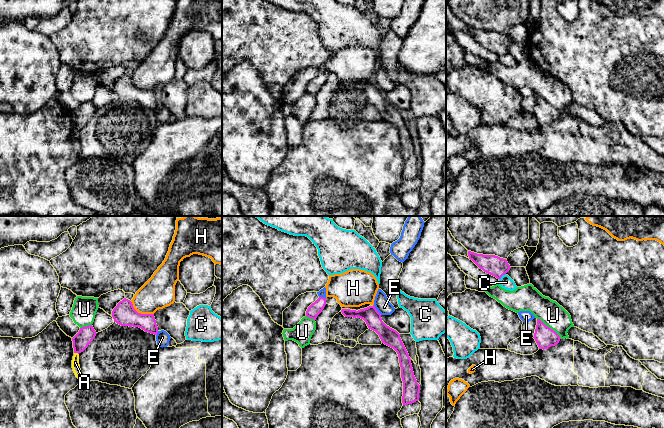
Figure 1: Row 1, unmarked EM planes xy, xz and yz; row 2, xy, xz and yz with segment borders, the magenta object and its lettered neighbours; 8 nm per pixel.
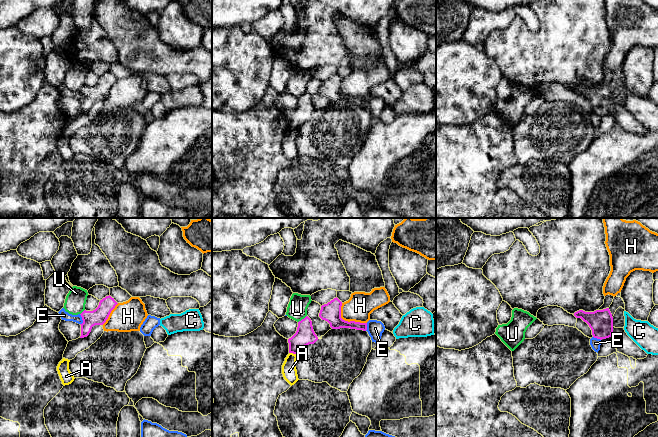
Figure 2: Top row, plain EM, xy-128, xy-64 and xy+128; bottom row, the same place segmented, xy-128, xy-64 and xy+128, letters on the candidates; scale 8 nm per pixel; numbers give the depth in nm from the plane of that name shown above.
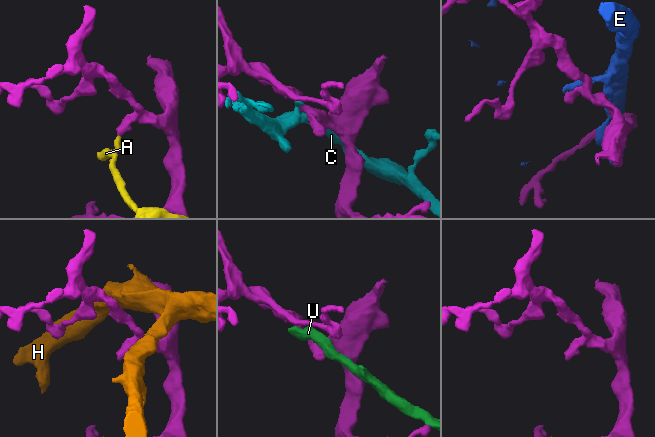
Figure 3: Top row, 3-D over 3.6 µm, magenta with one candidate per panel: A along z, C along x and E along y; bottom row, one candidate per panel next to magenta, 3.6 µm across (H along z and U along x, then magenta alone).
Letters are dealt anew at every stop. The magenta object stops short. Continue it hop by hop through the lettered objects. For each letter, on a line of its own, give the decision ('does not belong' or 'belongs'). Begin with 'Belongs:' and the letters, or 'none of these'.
Belongs: none of these
A: does not belong
C: does not belong
E: does not belong
H: does not belong
U: does not belong

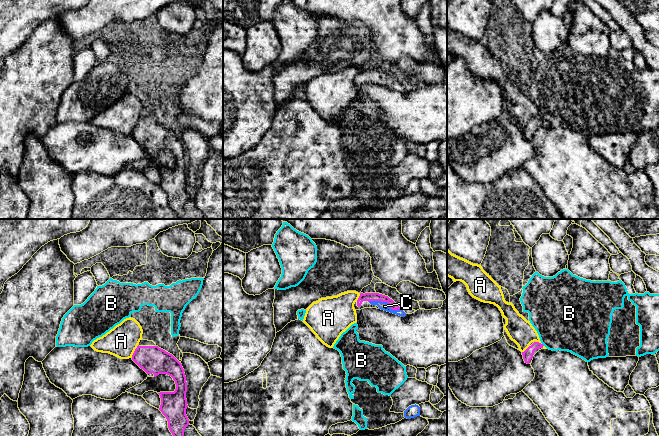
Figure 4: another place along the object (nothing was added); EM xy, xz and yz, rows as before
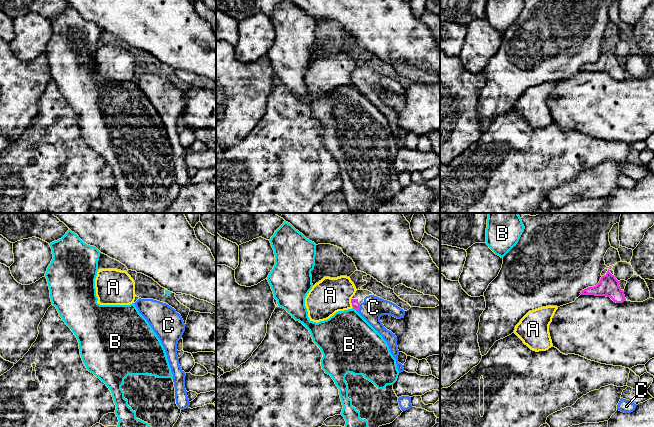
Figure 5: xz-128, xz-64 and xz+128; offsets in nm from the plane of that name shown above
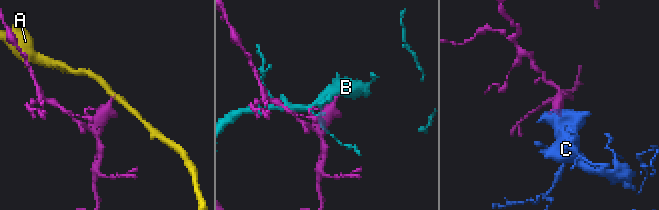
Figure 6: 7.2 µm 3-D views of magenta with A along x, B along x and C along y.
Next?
Belongs: C
A: does not belong
B: does not belong
C: belongs

